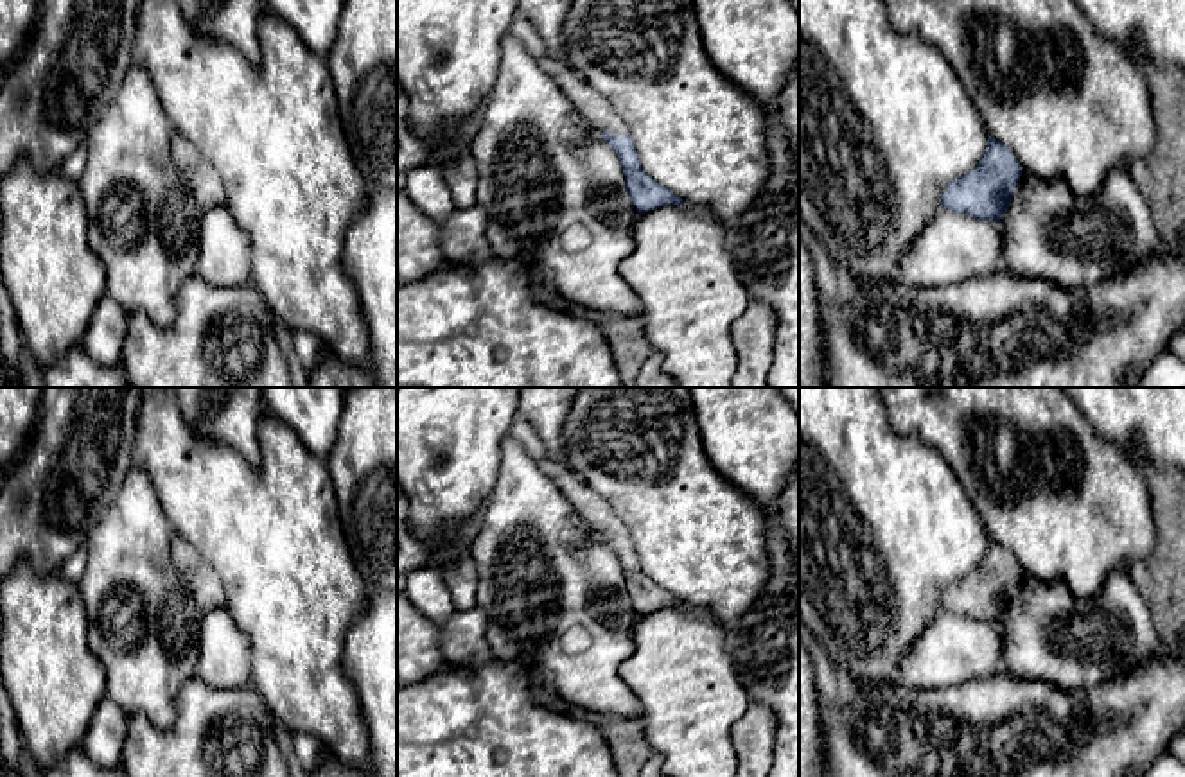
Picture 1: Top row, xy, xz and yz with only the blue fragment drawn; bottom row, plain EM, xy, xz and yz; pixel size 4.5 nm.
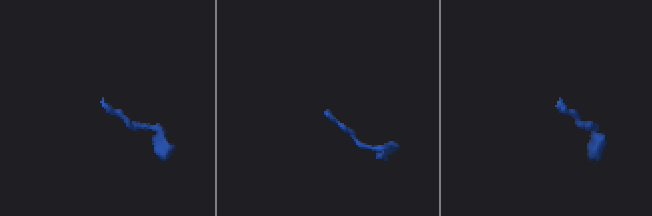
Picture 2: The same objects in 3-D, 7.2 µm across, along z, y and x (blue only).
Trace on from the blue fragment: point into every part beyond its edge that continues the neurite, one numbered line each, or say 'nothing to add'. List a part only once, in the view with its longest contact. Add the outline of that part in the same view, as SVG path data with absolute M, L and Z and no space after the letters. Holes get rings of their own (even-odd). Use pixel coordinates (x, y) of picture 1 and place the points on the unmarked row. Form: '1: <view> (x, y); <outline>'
1: xz (596, 510); M548 456L540 459L540 468L555 481L575 510L594 526L598 535L609 533L616 538L628 535L628 528L618 519L610 504L594 493L576 474Z

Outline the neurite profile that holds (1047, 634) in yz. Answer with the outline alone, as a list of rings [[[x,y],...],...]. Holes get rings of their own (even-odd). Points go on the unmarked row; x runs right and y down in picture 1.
[[[1022,571],[1002,630],[1000,675],[1047,680],[1061,689],[1092,689],[1126,675],[1144,659],[1158,655],[1163,639],[1142,594],[1126,571],[1108,574],[1095,598],[1077,599],[1061,581],[1041,581]]]

